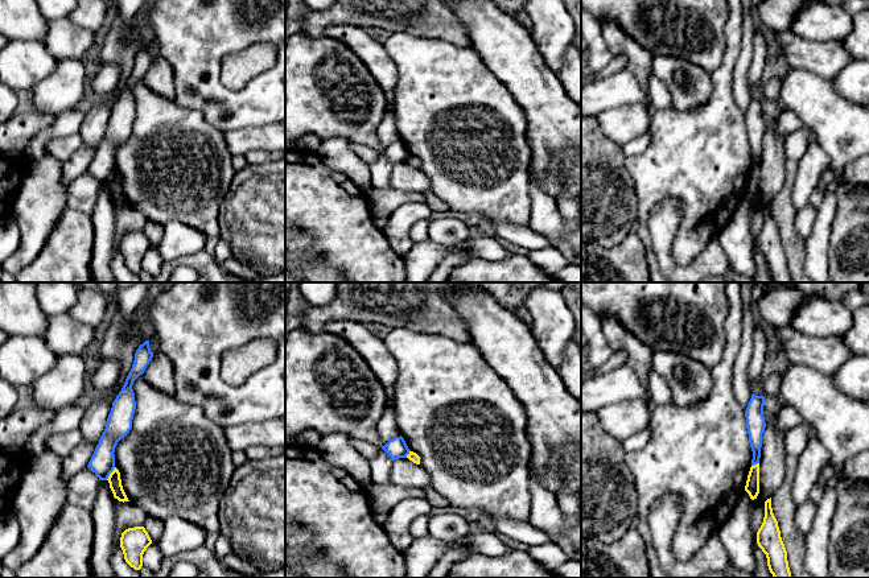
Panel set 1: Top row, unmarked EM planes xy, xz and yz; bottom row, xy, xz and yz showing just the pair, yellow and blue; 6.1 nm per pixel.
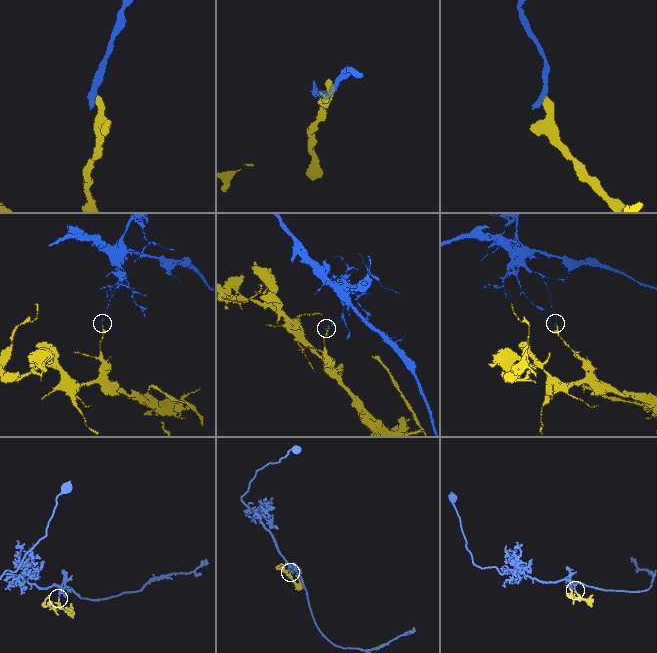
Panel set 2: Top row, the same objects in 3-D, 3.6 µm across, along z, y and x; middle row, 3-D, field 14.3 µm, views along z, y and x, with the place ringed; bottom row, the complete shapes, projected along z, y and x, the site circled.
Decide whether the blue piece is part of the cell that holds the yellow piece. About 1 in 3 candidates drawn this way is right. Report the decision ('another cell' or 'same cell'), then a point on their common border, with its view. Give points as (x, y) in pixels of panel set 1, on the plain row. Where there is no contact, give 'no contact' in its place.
another cell | xy (110, 178)

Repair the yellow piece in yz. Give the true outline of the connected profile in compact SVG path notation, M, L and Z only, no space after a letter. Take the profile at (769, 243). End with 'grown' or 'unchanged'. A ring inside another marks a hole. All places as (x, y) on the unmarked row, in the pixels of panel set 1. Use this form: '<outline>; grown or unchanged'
M771 202L765 206L765 222L757 236L757 248L766 259L767 271L774 282L792 282L778 226L773 218Z; unchanged

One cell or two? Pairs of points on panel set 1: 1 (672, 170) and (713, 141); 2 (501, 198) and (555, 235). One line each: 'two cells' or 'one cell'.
1: one cell
2: two cells

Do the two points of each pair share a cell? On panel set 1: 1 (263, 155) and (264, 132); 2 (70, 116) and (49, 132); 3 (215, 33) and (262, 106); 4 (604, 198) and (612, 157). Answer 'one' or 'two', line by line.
1: two
2: one
3: one
4: one

